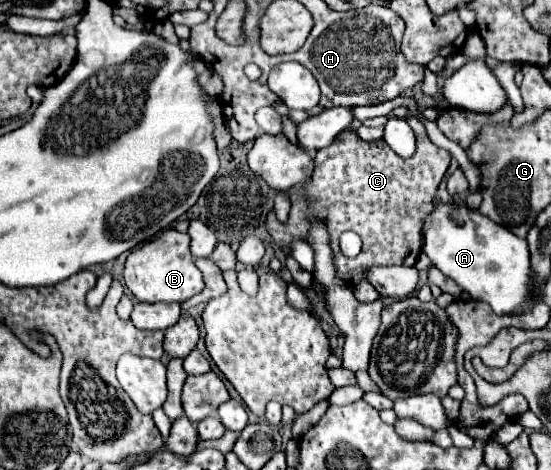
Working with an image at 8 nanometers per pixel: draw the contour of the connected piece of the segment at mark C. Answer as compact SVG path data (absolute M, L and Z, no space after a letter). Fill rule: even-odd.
M415 117L406 120L412 128L417 150L409 160L399 158L385 140L363 142L355 130L343 130L337 134L331 146L317 150L313 178L305 186L293 186L291 190L291 212L283 224L275 218L275 210L267 214L265 228L277 246L289 254L293 240L305 240L309 232L309 216L321 216L329 230L333 264L337 276L355 286L365 278L365 270L371 266L405 264L413 266L423 246L423 218L435 208L437 188L449 168L449 152L435 146L427 135L424 125ZM345 230L353 230L361 236L363 248L359 256L345 258L339 252L339 236Z

